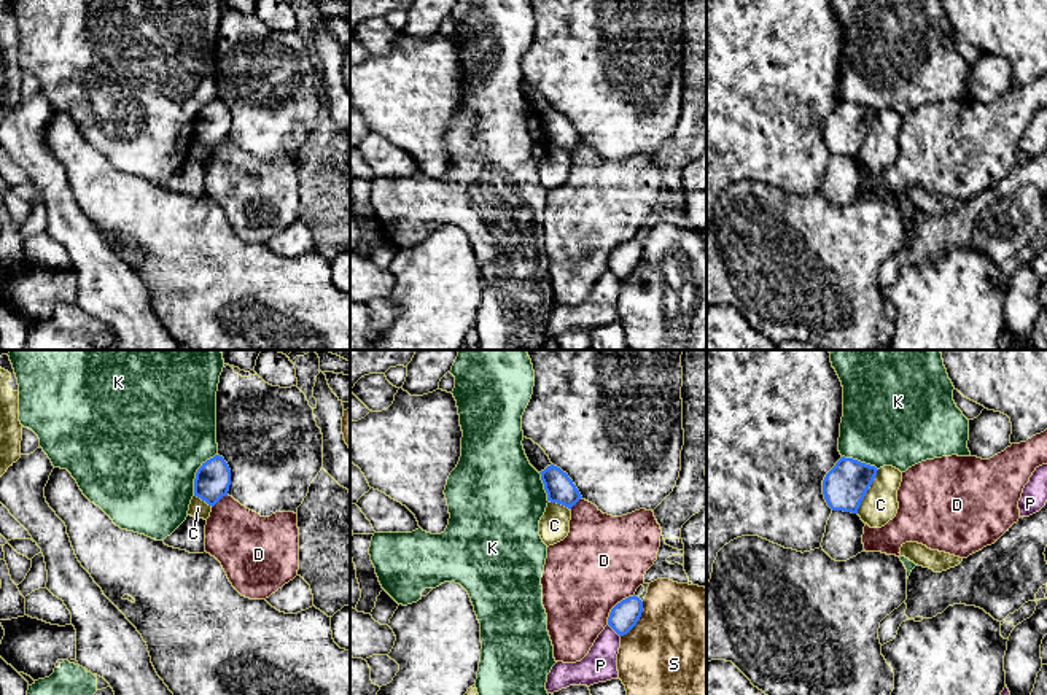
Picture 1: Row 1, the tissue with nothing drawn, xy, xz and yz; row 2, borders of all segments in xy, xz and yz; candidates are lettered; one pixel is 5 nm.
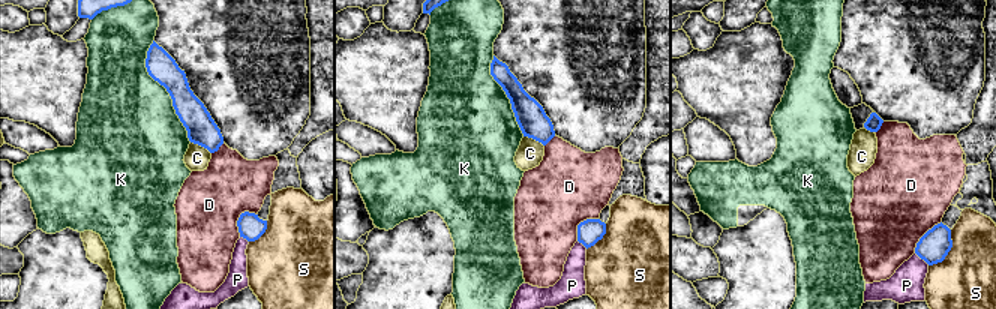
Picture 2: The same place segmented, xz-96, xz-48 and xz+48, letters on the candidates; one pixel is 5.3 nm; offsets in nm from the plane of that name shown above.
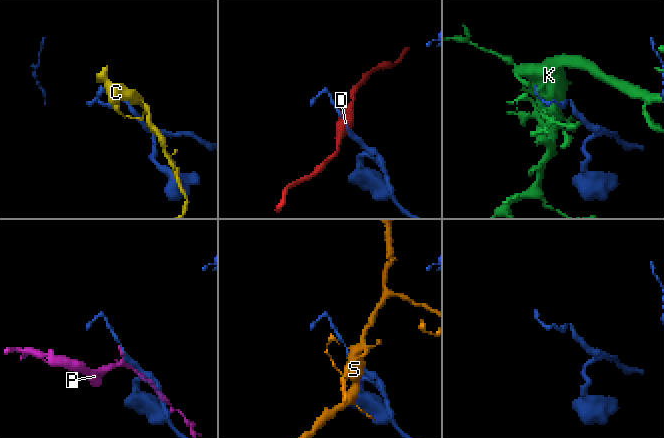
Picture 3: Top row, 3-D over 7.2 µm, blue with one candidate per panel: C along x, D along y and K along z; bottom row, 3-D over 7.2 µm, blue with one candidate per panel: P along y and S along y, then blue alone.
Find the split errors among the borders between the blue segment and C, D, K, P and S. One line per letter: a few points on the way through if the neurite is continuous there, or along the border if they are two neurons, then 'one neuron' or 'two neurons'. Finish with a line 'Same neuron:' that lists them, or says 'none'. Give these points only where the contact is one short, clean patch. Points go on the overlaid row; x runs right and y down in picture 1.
C: border along yz (879, 469), (856, 512); two neurons
D: two neurons
K: two neurons
P: two neurons
S: two neurons
Same neuron: none

